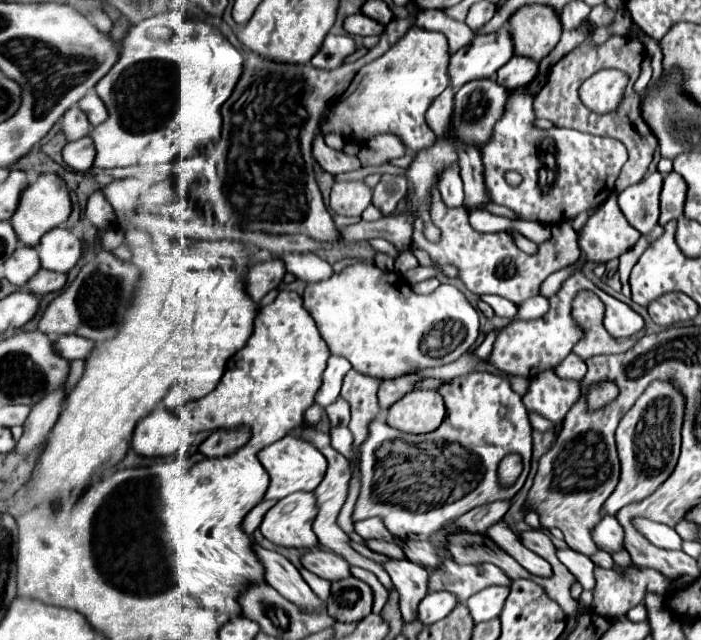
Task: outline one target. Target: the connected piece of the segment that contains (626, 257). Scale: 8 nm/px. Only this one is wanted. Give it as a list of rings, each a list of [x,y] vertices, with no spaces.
[[[657,225],[649,235],[641,235],[639,241],[629,249],[625,251],[621,257],[619,257],[619,277],[621,277],[621,283],[623,283],[623,295],[625,297],[631,297],[631,287],[629,287],[629,275],[631,275],[631,269],[635,265],[635,261],[639,261],[639,257],[643,255],[643,251],[663,233],[663,227]]]

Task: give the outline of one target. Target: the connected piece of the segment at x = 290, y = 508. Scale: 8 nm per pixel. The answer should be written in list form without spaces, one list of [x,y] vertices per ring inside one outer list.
[[[293,493],[277,501],[275,507],[267,511],[261,533],[275,545],[293,549],[315,549],[319,541],[311,529],[317,513],[317,503],[313,493]]]

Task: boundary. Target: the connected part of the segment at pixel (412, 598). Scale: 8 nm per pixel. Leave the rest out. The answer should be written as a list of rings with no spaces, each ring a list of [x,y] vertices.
[[[407,559],[389,561],[385,563],[385,569],[399,593],[399,609],[403,621],[415,621],[415,609],[427,595],[427,569]]]

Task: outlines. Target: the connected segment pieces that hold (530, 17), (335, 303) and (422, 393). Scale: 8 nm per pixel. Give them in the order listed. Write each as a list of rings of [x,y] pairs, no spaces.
[[[545,5],[519,7],[509,17],[509,27],[513,33],[515,55],[531,57],[535,61],[541,61],[561,37],[559,15]]]
[[[351,265],[331,279],[307,285],[303,293],[311,317],[333,355],[345,357],[357,371],[393,379],[423,367],[437,367],[457,361],[479,335],[479,313],[453,285],[439,285],[429,295],[415,293],[399,273],[379,271],[375,265]]]
[[[413,389],[387,409],[387,425],[405,433],[431,433],[445,417],[445,405],[437,391]]]

